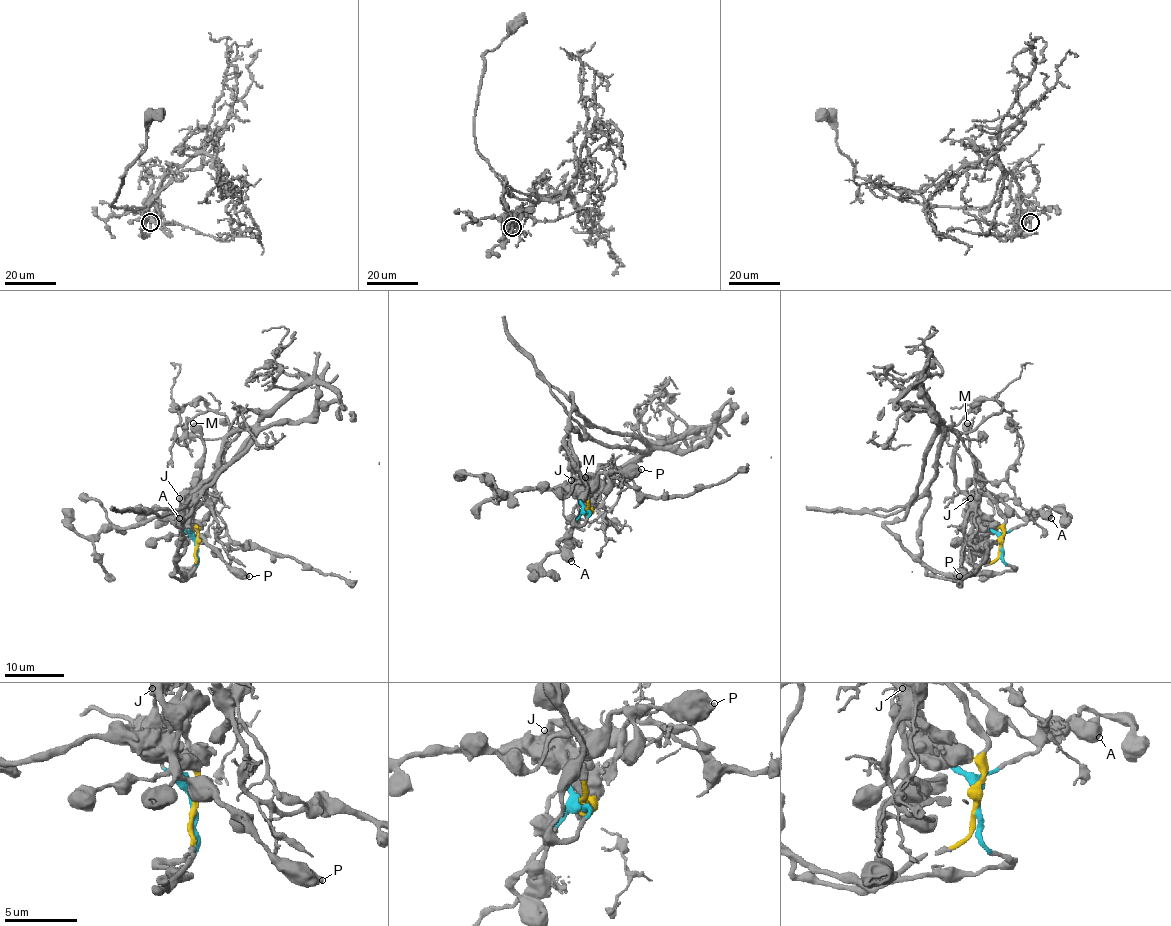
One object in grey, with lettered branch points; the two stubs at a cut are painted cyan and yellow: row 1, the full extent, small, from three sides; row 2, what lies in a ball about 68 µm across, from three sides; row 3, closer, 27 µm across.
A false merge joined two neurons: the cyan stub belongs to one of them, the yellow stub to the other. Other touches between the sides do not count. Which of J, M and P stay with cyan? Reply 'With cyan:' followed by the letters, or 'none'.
With cyan: none

